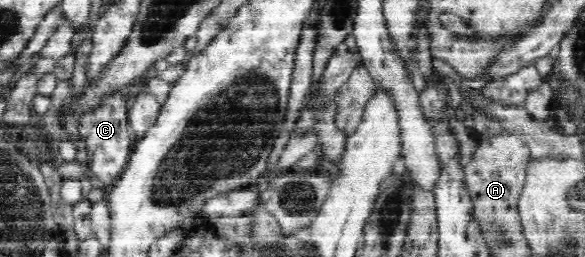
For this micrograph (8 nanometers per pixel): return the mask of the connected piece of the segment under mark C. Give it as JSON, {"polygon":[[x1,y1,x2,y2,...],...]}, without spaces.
{"polygon":[[127,89,113,93,99,108,93,109,80,118,78,130,87,146,88,167,105,186,110,187,122,174,131,155,131,138,129,137,128,110,126,105]]}

